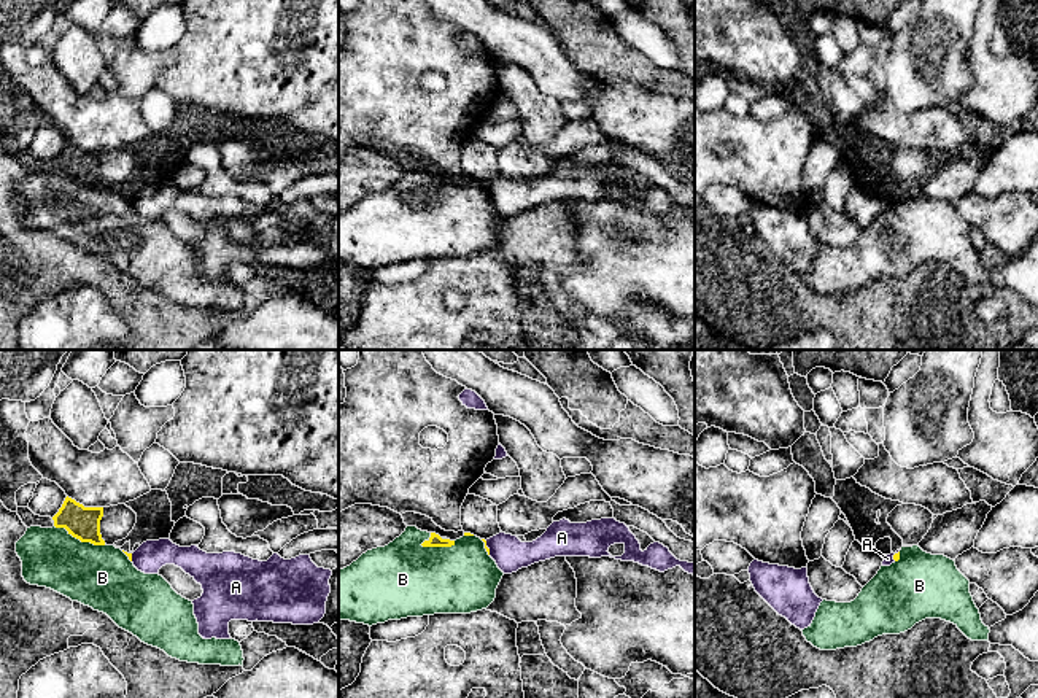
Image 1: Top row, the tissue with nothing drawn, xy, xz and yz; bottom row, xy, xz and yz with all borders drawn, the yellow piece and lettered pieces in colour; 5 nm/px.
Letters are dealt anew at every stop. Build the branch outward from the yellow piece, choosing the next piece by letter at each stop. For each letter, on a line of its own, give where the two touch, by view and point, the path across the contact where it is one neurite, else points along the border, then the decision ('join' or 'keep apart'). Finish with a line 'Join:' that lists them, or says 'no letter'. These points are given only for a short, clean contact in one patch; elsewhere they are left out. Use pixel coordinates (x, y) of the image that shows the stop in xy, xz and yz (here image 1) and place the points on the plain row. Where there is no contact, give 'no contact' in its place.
A: meets yellow in xz at (487, 191); border along xz (485, 185), (490, 197); keep apart
B: meets yellow in xy at (80, 183); keep apart
Join: no letter

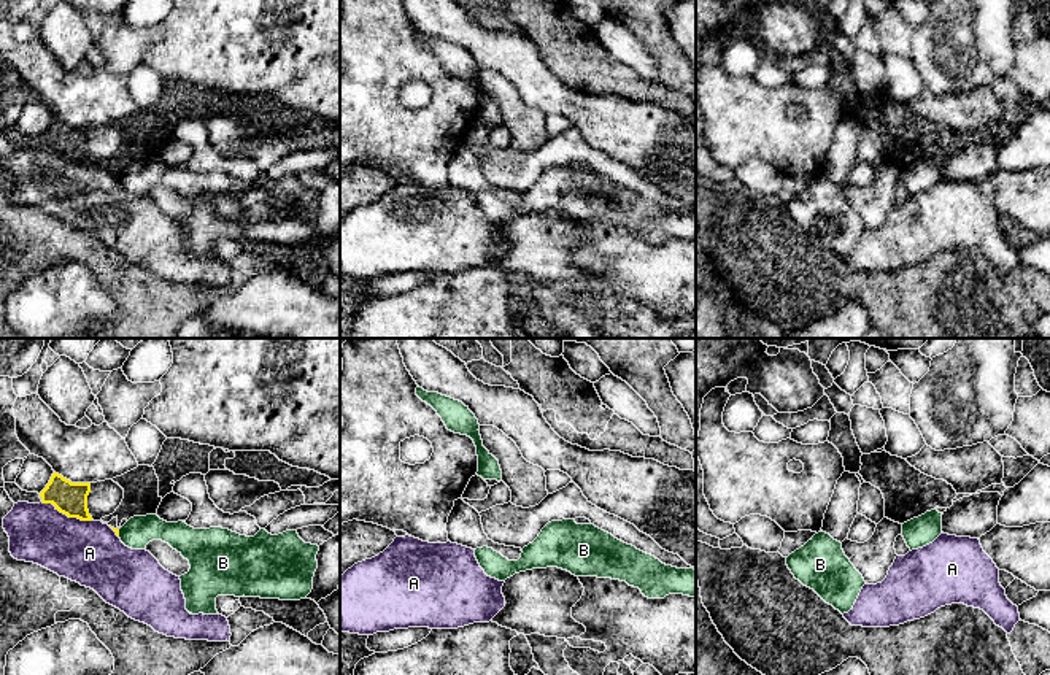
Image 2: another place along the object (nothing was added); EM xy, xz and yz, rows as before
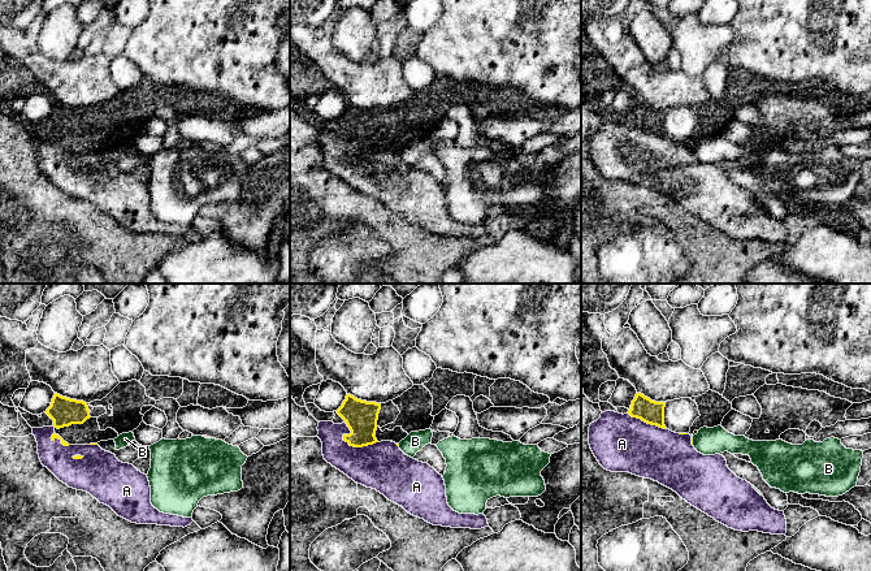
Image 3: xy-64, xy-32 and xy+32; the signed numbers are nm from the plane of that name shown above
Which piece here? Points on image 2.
A: meets yellow in xy at (67, 159); keep apart
B: meets yellow in xy at (118, 177); border along xy (118, 173), (119, 180); keep apart
Join: no letter

